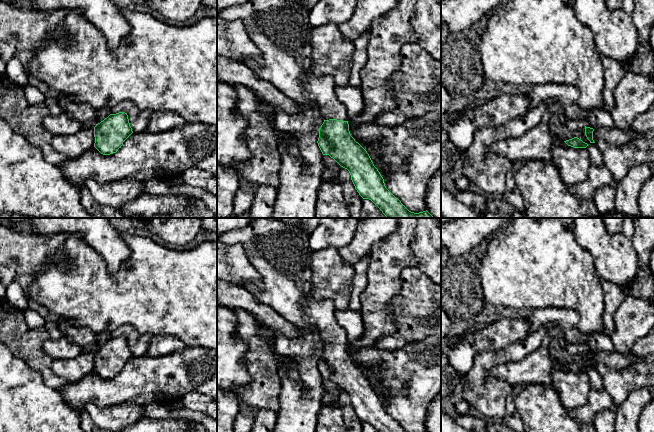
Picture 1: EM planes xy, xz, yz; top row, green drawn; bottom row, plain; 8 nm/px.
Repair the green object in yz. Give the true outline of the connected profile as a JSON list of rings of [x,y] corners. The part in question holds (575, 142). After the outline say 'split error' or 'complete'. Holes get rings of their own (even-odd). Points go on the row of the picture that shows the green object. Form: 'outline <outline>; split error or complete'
outline [[[574,137],[572,139],[564,141],[568,146],[574,148],[586,148],[588,146],[587,143],[583,142],[581,139]]]; complete

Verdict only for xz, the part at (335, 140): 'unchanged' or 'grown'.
grown

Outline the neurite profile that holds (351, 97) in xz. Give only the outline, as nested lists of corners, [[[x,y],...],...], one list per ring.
[[[336,86],[335,92],[339,102],[346,107],[349,118],[352,118],[362,112],[364,108],[364,101],[360,86]]]

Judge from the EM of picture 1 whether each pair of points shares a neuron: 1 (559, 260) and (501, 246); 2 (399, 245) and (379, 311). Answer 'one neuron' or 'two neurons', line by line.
1: one neuron
2: one neuron

